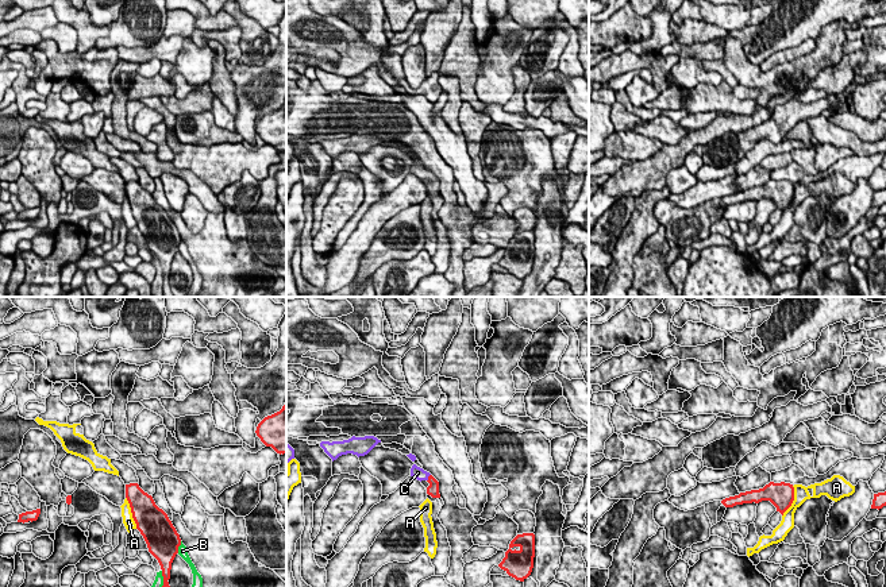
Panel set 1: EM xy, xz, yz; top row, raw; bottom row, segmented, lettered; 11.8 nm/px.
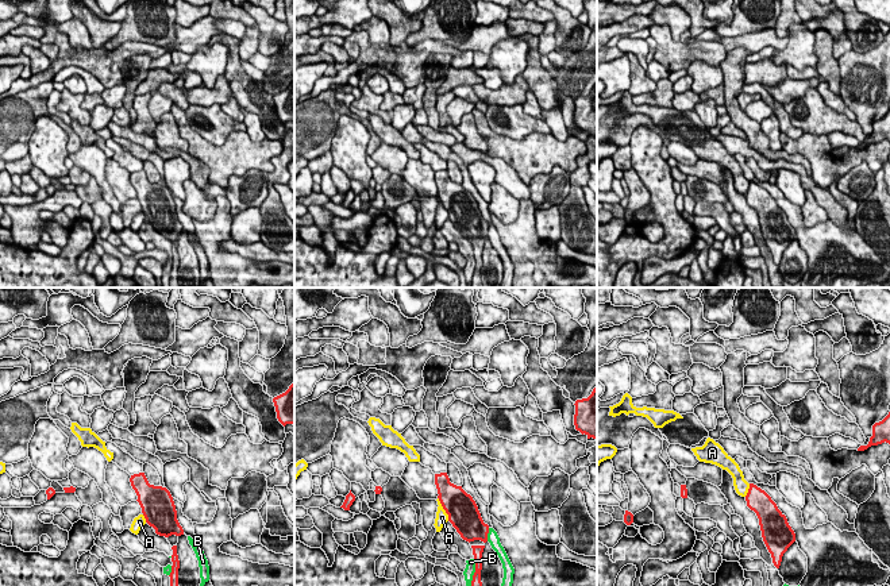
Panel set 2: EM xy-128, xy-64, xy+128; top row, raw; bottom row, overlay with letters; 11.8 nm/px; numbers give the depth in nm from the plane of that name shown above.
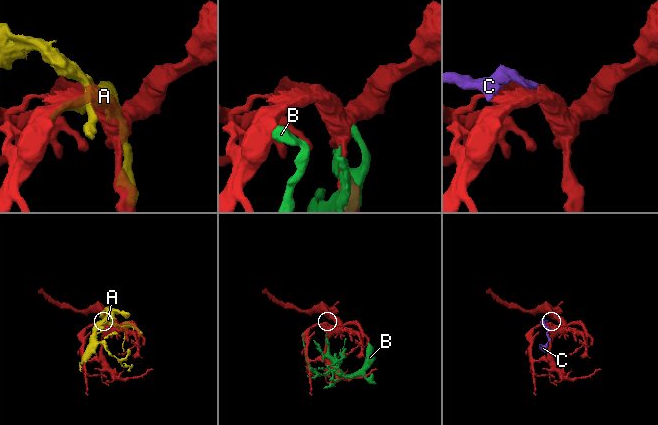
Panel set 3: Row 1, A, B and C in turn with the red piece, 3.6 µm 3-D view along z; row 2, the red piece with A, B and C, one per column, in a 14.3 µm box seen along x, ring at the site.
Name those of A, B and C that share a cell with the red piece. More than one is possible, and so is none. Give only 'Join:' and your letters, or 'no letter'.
Join: C

